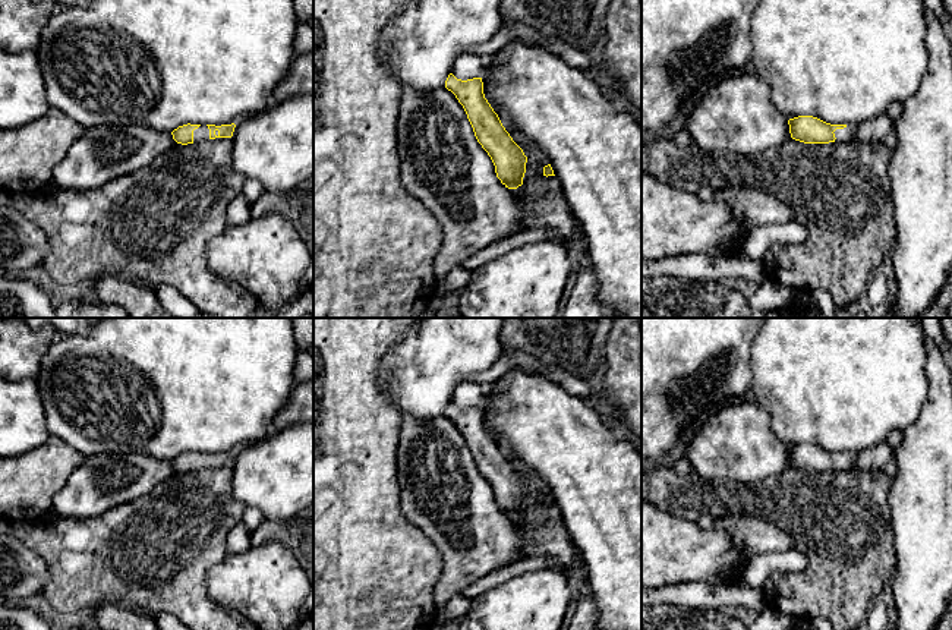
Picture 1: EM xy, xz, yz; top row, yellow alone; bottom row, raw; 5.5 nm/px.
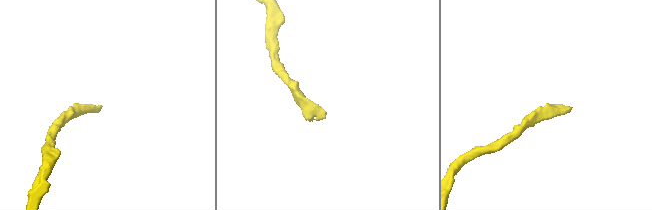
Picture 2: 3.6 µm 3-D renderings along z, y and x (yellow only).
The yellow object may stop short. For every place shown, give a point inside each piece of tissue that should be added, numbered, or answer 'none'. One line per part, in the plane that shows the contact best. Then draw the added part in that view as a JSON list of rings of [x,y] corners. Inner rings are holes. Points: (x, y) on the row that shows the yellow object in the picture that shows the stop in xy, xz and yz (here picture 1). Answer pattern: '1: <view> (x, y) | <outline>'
1: yz (847, 134) | [[[847,125],[844,129],[836,129],[835,133],[835,142],[842,144],[842,142],[849,142],[854,139],[854,132],[855,126],[854,125]]]

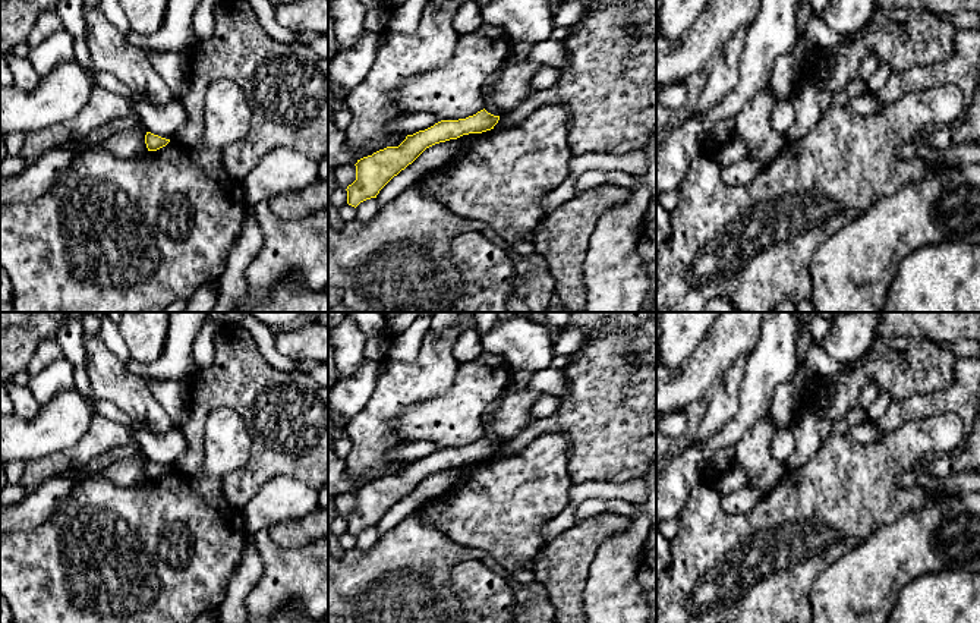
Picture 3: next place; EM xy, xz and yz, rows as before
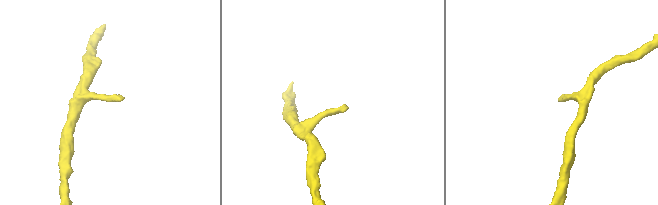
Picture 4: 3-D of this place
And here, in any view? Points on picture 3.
none

